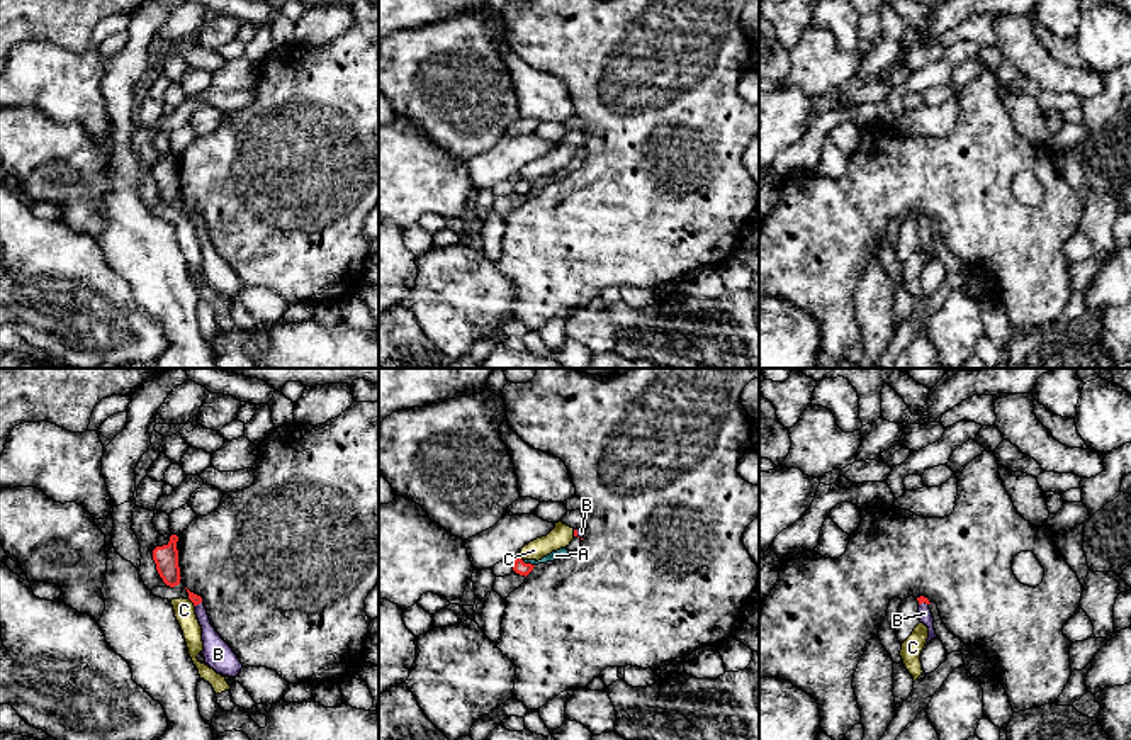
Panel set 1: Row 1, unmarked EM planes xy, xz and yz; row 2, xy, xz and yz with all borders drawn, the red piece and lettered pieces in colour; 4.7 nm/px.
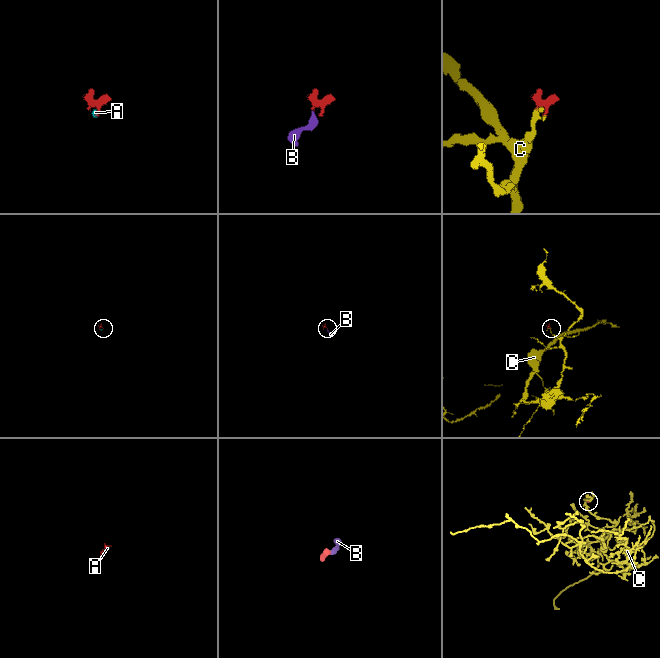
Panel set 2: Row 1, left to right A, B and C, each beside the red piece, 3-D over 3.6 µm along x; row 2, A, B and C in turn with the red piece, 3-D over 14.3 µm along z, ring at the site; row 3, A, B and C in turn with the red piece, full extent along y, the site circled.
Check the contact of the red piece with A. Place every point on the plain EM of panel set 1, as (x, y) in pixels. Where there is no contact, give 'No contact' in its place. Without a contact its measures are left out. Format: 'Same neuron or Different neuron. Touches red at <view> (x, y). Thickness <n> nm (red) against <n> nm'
Same neuron. Touches red at xz (528, 184). Thickness 70 nm (red) against 50 nm

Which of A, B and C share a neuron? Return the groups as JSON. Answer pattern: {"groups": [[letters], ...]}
{"groups": [["A", "B"], ["C"]]}

